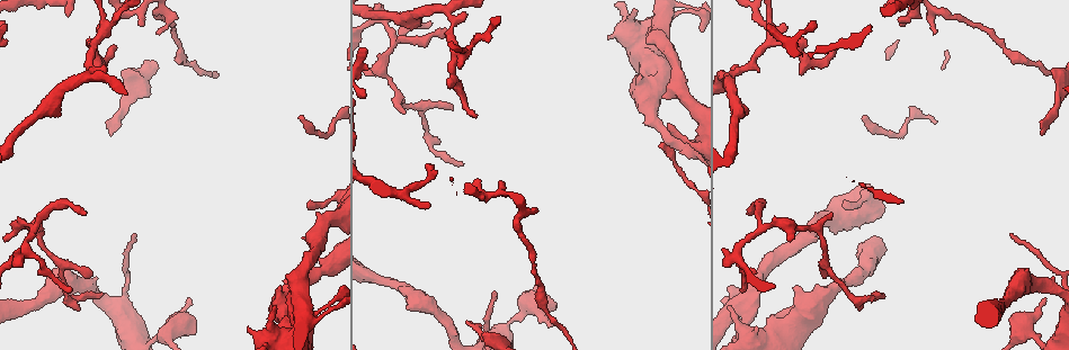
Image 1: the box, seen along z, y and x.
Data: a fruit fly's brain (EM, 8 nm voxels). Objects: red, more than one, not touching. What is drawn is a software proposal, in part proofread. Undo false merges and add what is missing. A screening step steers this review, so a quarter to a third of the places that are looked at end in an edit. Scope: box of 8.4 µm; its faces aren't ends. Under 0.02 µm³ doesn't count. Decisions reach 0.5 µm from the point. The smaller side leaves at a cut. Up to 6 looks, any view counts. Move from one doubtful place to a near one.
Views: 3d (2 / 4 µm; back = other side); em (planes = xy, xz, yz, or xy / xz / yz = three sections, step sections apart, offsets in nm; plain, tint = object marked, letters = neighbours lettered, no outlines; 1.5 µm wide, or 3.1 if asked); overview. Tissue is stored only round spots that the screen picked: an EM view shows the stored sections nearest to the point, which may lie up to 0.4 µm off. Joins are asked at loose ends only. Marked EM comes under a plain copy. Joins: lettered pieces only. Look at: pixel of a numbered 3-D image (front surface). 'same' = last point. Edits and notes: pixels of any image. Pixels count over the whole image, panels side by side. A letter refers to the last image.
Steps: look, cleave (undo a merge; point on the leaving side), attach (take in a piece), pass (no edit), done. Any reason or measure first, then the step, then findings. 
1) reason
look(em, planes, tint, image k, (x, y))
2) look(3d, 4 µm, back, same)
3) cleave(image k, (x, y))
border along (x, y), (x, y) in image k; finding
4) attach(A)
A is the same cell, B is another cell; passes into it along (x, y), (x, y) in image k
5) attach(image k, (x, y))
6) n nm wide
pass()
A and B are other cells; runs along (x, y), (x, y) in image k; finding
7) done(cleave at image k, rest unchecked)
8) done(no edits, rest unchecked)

an open end
look(3d, 4 µm, image 1, (933, 31))

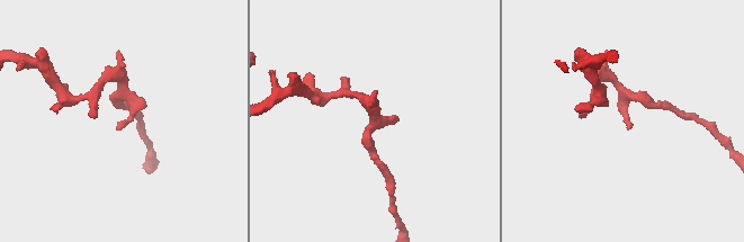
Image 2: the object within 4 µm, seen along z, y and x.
now the EM
look(em, xz, step 8, tint, image 2, (627, 129))

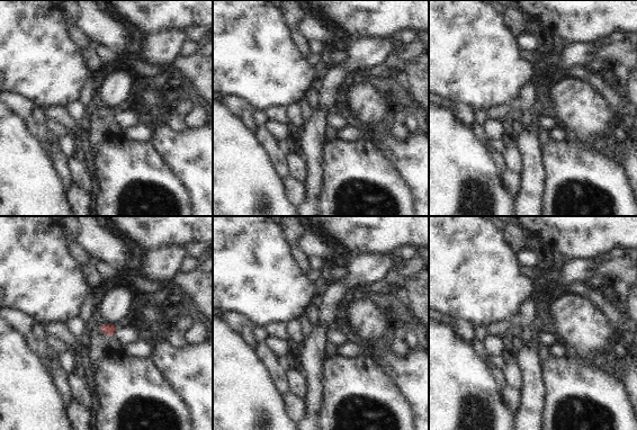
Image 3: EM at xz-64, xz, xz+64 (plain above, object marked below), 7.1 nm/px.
look(em, planes, letters, same)

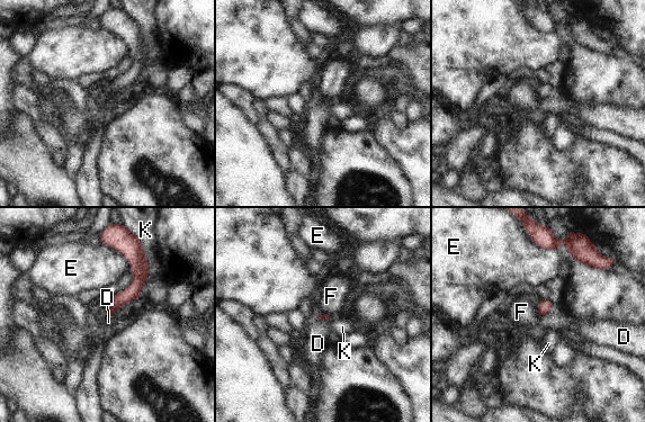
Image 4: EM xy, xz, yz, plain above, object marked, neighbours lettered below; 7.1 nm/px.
pass()
D, E, F and K are other cells; runs along (124, 250), (137, 284), (108, 312) in image 4; no lettered piece goes on from it

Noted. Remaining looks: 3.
long arm stops here
look(3d, 2 µm, image 1, (841, 205))

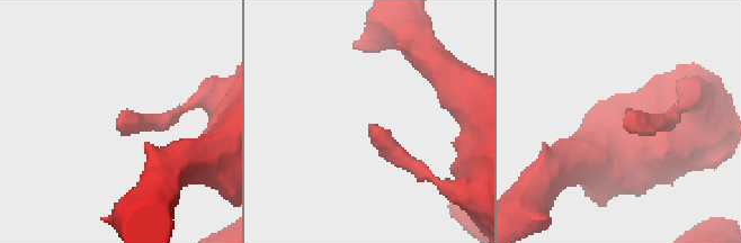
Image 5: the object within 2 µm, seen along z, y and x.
now the EM
look(em, planes, letters, image 5, (625, 126))

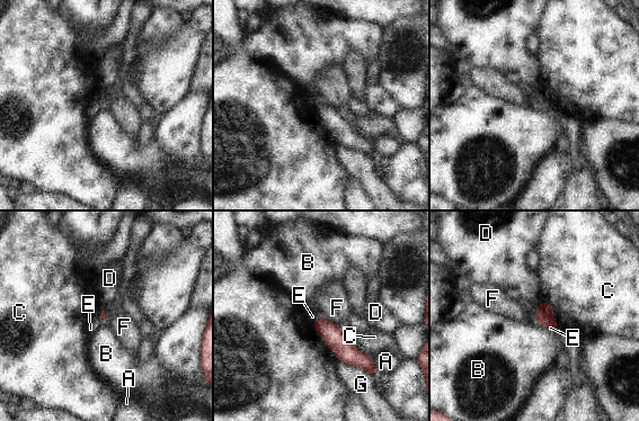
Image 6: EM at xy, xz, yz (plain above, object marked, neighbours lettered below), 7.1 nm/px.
G touches over 260 nm
pass()
A, B, C, D, E, F and G are other cells; runs along (318, 319), (355, 358), (370, 365) in image 6; none of them fits

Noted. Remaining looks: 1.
free end
look(em, xz, step 4, letters, image 1, (1041, 133))

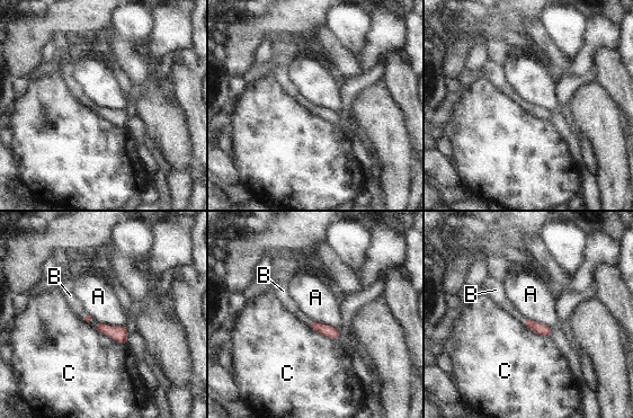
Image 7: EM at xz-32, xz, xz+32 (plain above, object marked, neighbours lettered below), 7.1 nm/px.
attach(B)
B is the same cell, A and C are other cells; passes into it along (332, 332), (311, 323), (286, 299) in image 7; it goes on there

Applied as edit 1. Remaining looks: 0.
done(attach at image 7, rest unchecked)

